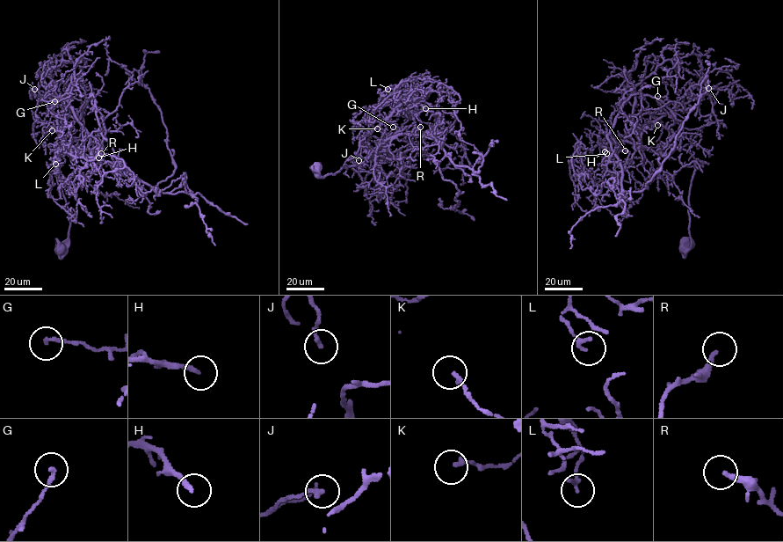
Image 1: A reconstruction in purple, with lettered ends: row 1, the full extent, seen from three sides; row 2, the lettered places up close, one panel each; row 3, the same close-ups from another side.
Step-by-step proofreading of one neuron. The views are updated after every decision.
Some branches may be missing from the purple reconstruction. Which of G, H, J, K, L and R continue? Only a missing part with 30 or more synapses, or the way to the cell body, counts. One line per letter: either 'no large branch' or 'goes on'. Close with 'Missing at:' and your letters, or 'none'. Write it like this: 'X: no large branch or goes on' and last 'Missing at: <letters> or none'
G: no large branch
H: goes on
J: no large branch
K: no large branch
L: no large branch
R: goes on
Missing at: H, R

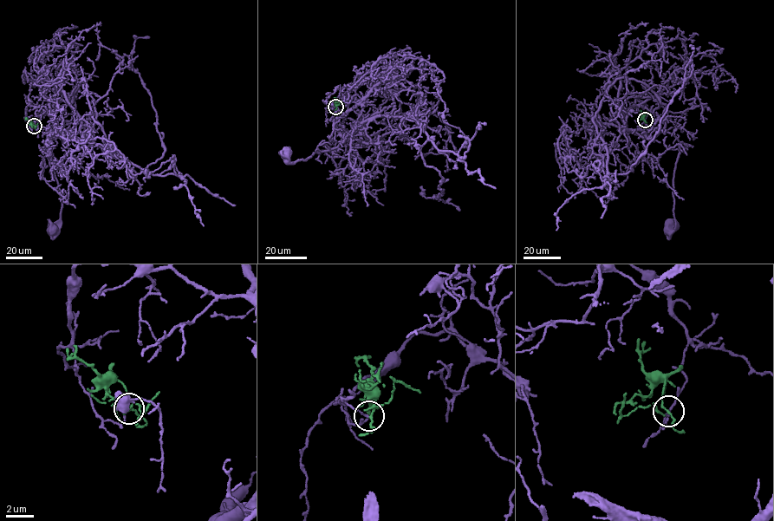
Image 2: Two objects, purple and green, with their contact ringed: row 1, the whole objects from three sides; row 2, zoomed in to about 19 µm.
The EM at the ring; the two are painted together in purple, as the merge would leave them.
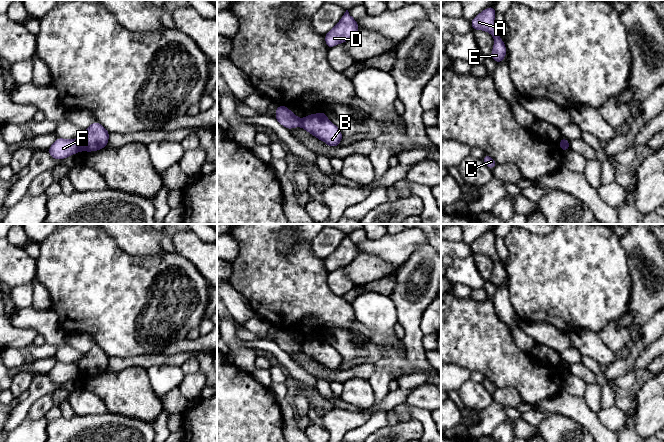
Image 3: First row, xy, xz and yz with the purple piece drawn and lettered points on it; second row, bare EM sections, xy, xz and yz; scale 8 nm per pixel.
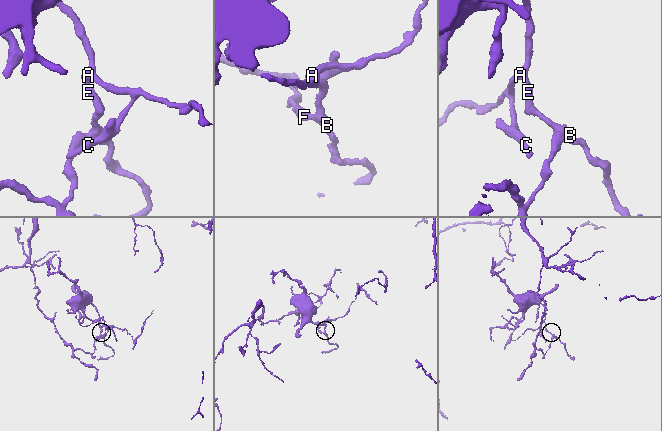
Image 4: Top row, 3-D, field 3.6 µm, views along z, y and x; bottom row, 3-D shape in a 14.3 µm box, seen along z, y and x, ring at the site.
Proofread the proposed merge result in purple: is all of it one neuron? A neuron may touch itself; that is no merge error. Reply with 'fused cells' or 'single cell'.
fused cells

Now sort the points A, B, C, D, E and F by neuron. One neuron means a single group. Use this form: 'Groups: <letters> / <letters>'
Groups: A B C D E / F

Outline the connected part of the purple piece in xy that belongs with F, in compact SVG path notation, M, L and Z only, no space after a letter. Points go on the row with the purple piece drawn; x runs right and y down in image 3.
M58 137L47 152L53 159L63 160L79 152L78 141L77 139L64 139Z

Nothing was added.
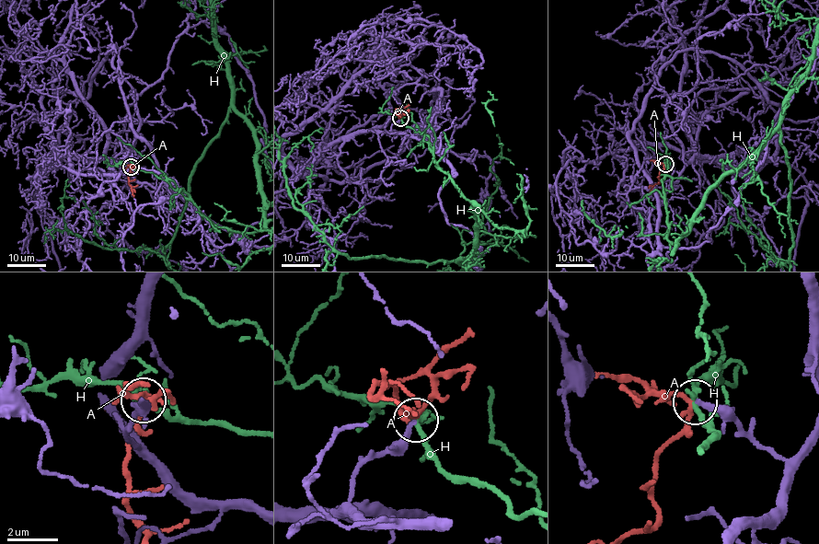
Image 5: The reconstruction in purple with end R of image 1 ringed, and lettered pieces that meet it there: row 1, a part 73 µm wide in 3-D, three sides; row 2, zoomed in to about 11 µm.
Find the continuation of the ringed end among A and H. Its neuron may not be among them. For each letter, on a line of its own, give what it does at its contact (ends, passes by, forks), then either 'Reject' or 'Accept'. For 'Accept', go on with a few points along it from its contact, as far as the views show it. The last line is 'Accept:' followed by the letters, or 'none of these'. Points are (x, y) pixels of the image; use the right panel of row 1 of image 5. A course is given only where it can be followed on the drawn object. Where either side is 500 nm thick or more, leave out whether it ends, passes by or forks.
A: It passes by. Accept. Its course: (664, 164), (660, 172), (660, 182), (652, 186), (651, 192)
H: It forks there. Reject
Accept: A

